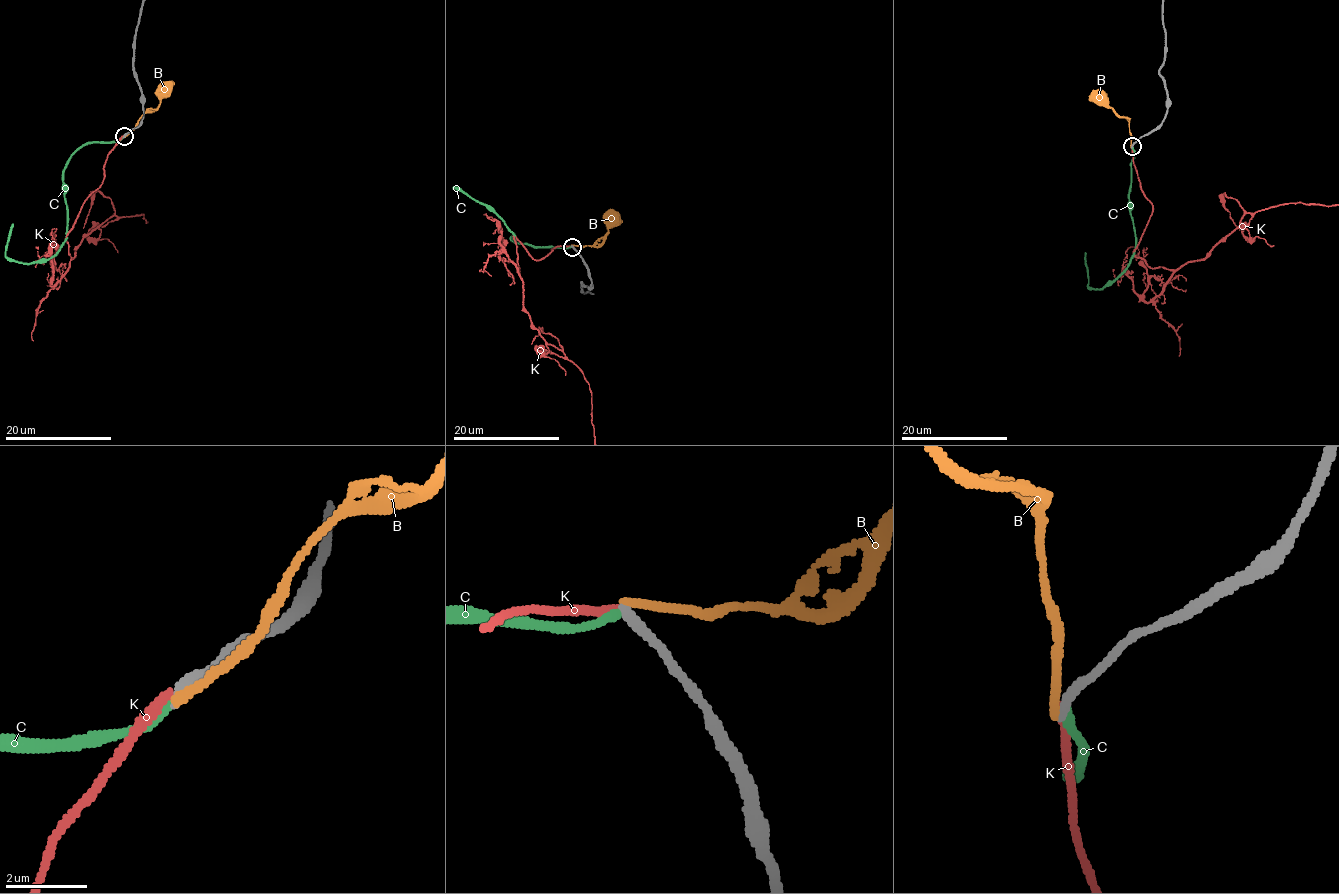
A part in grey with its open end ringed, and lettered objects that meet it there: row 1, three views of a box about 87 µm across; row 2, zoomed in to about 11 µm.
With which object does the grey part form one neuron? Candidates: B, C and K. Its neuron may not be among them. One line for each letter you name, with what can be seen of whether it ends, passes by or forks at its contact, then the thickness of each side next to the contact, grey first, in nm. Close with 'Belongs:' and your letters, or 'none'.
C: it ends there; 280 nm thick on the grey side, 240 nm on the other
Belongs: C

